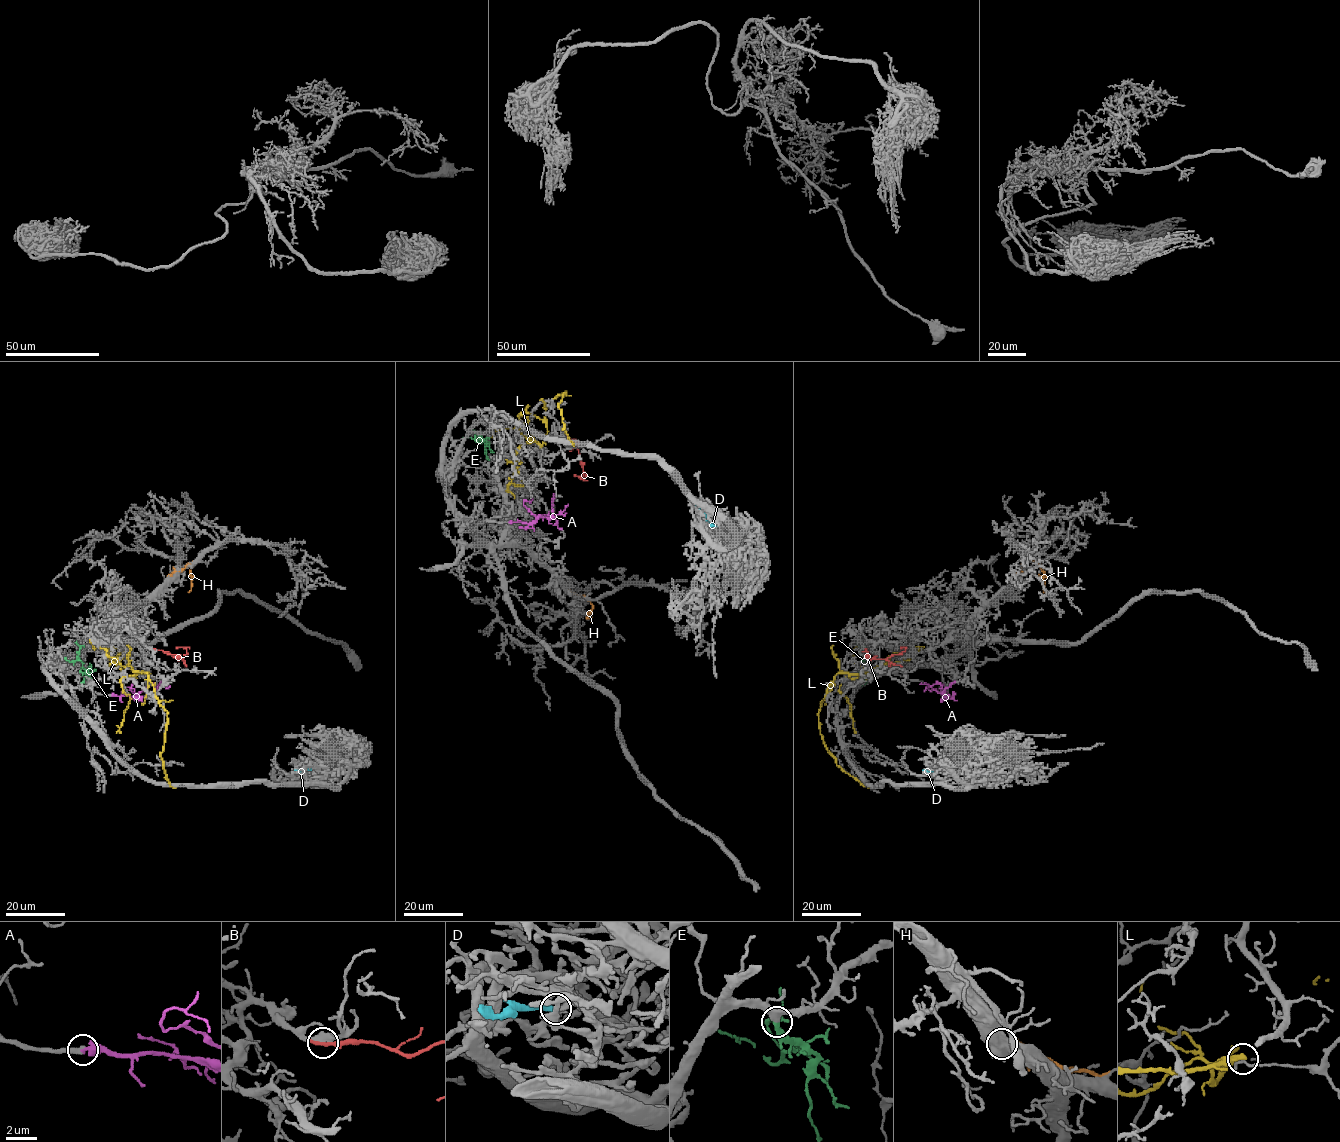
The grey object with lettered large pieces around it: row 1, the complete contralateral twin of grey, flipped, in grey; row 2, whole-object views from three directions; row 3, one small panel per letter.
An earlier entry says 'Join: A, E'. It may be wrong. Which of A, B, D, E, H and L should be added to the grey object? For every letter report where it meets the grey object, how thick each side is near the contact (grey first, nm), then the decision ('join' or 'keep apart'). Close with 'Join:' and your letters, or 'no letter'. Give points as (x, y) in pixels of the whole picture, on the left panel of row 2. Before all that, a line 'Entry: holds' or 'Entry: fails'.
Entry: holds
A: meets grey at (110, 694); 320 nm thick on the grey side, 480 nm on the other; join
B: meets grey at (150, 648); 400 nm thick on the grey side, 320 nm on the other; keep apart
D: meets grey at (318, 768); 280 nm thick on the grey side, 320 nm on the other; keep apart
E: meets grey at (81, 685); 360 nm thick on the grey side, 360 nm on the other; join
H: meets grey at (168, 576); 650 nm thick on the grey side, 400 nm on the other; keep apart
L: meets grey at (142, 672); 200 nm thick on the grey side, 320 nm on the other; keep apart
Join: A, E

